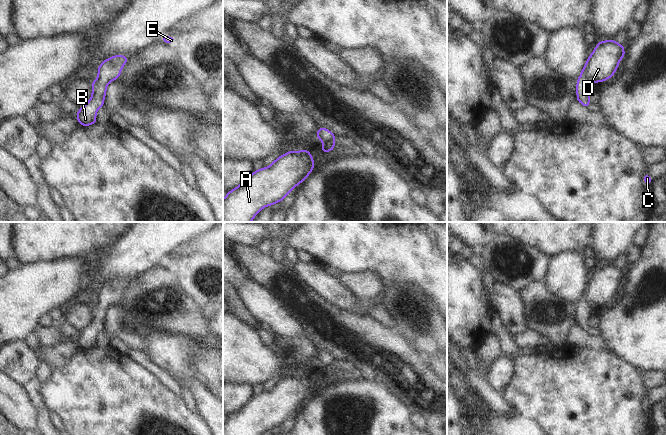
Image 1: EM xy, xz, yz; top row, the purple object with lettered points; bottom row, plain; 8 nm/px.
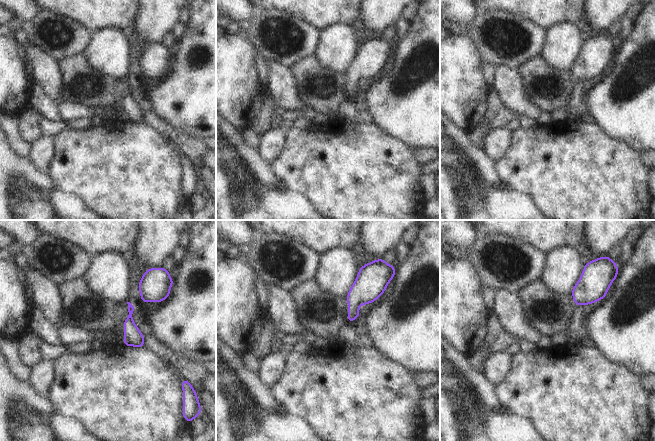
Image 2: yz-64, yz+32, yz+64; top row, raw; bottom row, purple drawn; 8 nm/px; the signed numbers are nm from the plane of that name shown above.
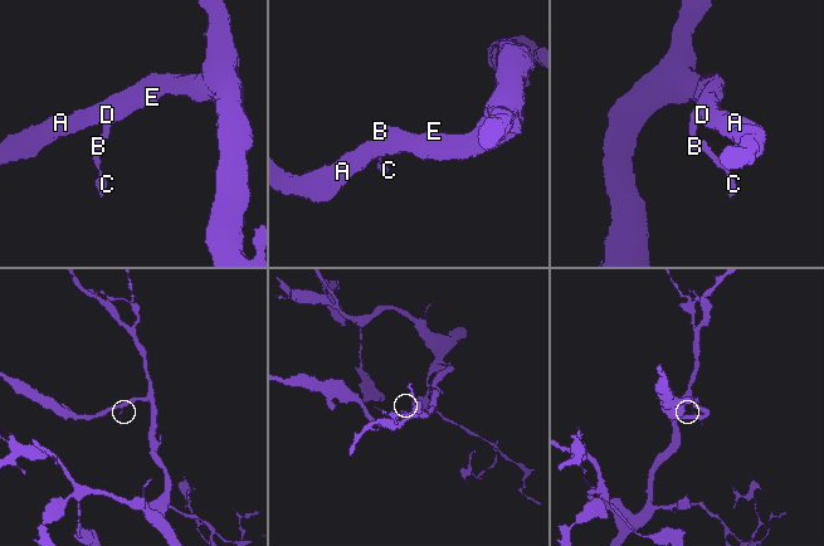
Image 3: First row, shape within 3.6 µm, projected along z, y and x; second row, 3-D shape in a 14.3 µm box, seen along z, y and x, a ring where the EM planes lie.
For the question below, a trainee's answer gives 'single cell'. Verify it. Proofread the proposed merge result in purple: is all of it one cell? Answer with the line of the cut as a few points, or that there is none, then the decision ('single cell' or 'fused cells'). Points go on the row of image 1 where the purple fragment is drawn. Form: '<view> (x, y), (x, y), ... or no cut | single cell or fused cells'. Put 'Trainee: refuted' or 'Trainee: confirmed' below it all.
no cut | single cell
Trainee: confirmed

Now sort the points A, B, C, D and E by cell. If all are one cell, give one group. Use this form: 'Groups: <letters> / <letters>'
Groups: A B C D E.

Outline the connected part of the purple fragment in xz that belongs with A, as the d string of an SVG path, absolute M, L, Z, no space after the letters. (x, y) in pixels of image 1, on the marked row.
M308 149L289 151L269 167L253 172L243 183L229 191L223 199L223 222L251 222L264 207L281 202L286 195L312 172L314 159Z

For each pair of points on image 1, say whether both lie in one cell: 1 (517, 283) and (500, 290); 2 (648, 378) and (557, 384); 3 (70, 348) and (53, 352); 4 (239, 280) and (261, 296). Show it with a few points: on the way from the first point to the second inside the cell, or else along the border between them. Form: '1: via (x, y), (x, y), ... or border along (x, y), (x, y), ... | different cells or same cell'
1: border along (494, 281), (508, 285), (518, 293) | different cells
2: border along (639, 371), (643, 383), (648, 389) | different cells
3: via (66, 349), (62, 352), (57, 352) | same cell
4: via (244, 285), (256, 296) | same cell

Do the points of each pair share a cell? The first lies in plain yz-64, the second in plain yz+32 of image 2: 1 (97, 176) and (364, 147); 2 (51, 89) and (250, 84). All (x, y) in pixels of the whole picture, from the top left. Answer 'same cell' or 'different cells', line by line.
1: same cell
2: different cells

